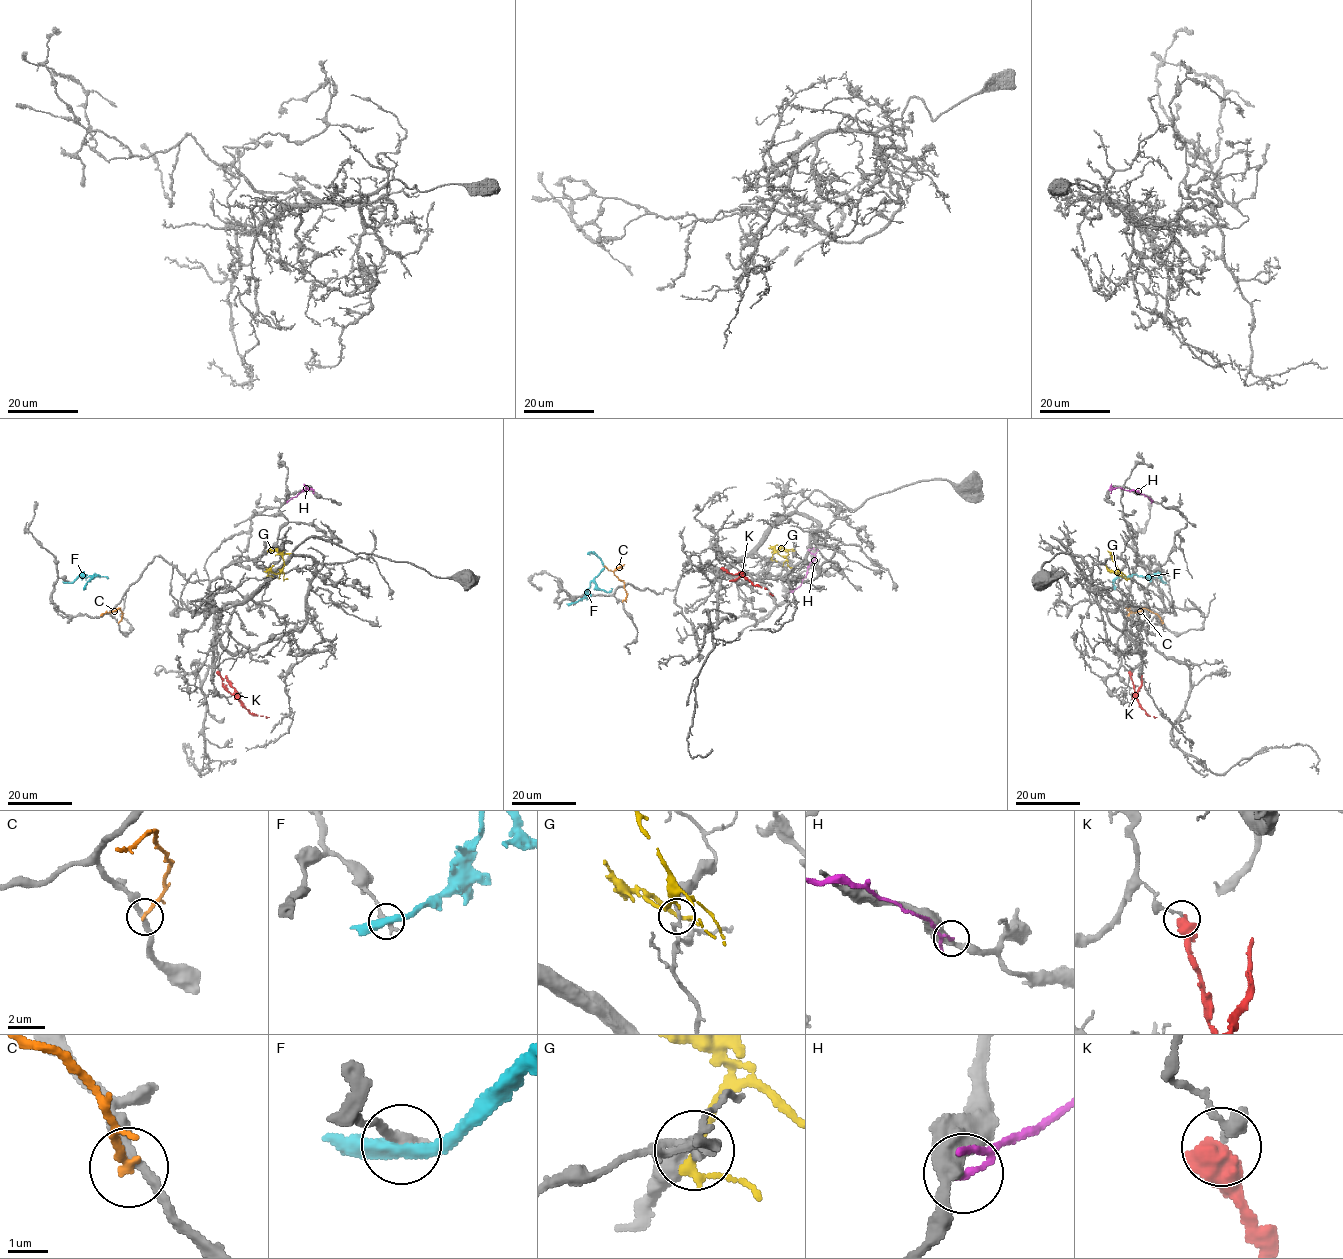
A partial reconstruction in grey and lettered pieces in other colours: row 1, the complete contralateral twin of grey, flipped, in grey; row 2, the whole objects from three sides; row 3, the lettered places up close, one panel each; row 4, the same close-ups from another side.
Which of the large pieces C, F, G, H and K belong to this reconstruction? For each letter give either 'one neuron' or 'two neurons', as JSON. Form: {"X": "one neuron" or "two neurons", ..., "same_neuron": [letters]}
{"C": "two neurons", "F": "two neurons", "G": "two neurons", "H": "two neurons", "K": "two neurons", "same_neuron": []}

